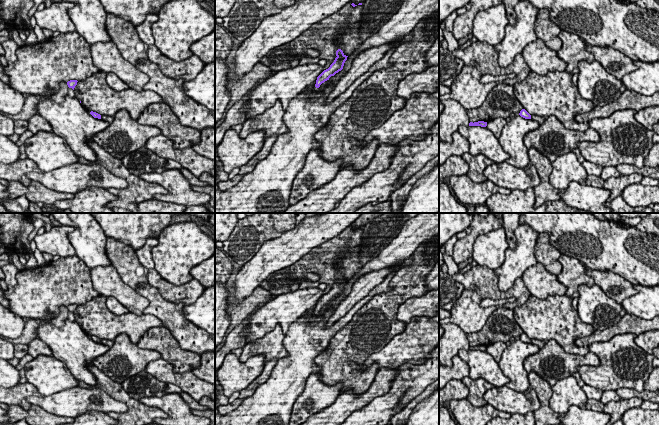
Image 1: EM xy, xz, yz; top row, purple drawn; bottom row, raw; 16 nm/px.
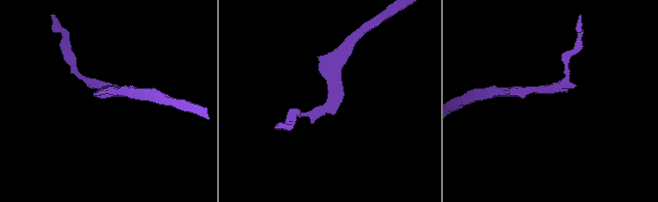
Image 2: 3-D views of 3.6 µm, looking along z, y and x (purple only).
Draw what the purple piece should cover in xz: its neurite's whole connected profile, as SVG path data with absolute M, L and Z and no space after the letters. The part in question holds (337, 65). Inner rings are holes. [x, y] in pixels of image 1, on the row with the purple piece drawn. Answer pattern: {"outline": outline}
{"outline": "M338 49L336 51L336 58L334 62L330 65L330 67L326 70L324 70L316 80L315 87L319 89L318 94L314 96L311 101L315 101L321 94L324 88L329 84L330 80L329 78L331 76L334 76L336 73L341 71L343 69L344 63L347 60L347 57L341 49Z"}

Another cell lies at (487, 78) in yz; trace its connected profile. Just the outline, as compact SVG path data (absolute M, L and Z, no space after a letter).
M512 73L509 75L498 75L498 76L497 75L493 76L491 74L485 74L480 78L480 82L483 84L490 83L490 82L503 82L508 78L509 79L515 78L515 74Z

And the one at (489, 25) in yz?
M501 3L476 14L472 34L478 41L495 46L504 39L508 24L505 5Z

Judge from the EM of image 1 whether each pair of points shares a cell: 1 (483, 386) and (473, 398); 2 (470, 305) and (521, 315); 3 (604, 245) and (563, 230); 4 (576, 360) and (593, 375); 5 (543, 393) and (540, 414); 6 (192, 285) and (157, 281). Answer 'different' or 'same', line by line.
1: same
2: different
3: same
4: different
5: same
6: same

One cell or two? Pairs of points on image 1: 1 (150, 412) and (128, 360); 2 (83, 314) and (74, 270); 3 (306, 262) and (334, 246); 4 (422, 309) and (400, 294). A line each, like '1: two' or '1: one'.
1: two
2: two
3: one
4: two

